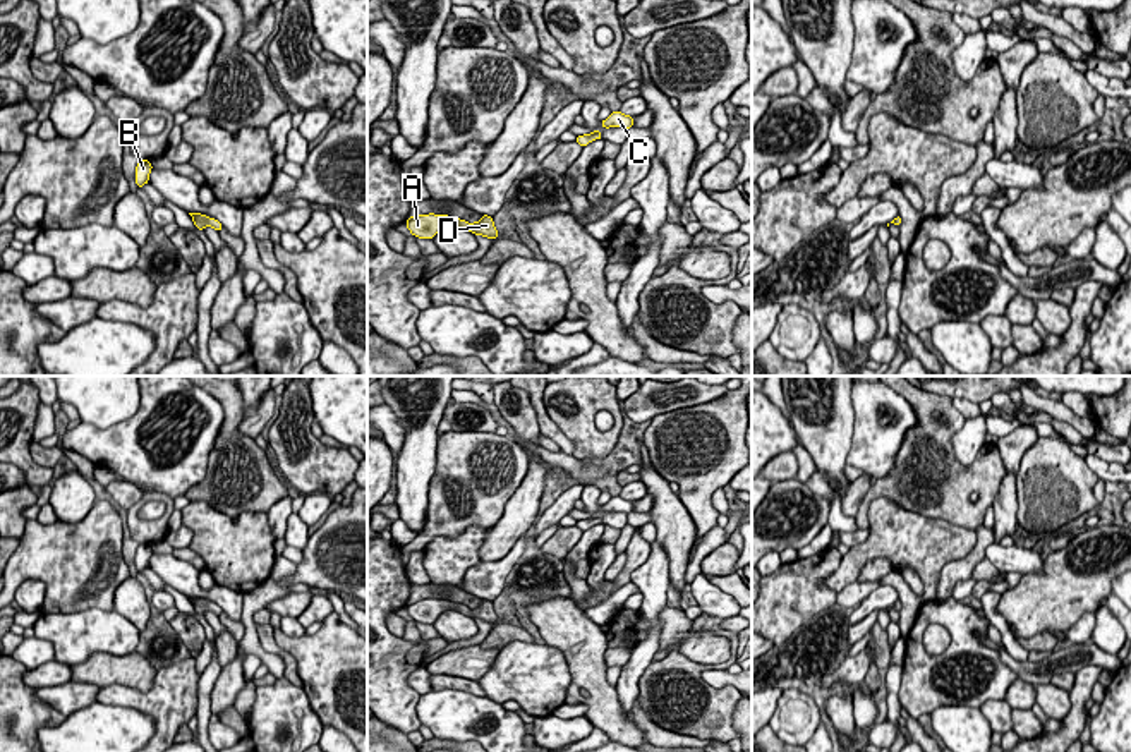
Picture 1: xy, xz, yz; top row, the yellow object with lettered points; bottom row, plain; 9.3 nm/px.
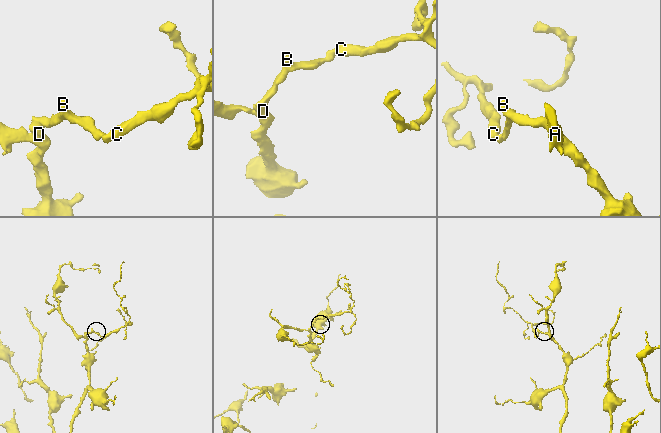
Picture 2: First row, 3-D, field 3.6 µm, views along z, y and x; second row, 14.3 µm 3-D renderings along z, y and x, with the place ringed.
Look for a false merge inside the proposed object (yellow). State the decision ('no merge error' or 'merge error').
no merge error

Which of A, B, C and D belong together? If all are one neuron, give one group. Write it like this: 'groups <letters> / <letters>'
groups A B C D

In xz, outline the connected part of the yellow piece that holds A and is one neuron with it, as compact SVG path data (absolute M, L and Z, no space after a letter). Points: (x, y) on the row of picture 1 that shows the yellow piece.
M419 215L419 216L410 216L407 220L407 228L410 230L412 235L419 239L434 239L434 235L446 225L455 225L458 228L463 228L467 232L472 232L475 235L482 235L487 239L496 240L498 230L494 227L493 216L482 215L482 218L475 223L467 223L465 220L453 218L448 215Z

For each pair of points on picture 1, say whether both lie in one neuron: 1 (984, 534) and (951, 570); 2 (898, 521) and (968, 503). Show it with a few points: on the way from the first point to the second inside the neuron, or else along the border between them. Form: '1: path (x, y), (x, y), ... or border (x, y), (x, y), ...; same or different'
1: path (982, 545), (961, 569); same
2: border (886, 498), (905, 509), (946, 519), (961, 527); different

